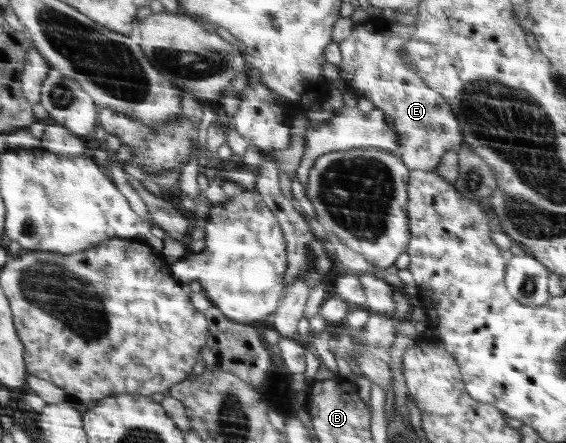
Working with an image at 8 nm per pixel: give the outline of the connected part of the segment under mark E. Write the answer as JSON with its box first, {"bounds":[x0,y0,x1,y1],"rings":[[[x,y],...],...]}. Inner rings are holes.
{"bounds":[337,17,464,171],"rings":[[[382,17],[368,18],[363,23],[355,23],[348,37],[339,43],[342,62],[337,68],[341,76],[341,85],[345,90],[358,99],[370,100],[376,109],[383,110],[392,117],[392,124],[395,130],[398,130],[400,138],[400,150],[396,153],[404,159],[404,162],[414,170],[434,171],[440,164],[444,152],[450,148],[457,151],[464,140],[456,116],[450,110],[450,103],[446,102],[446,98],[438,91],[432,90],[423,78],[418,78],[414,67],[408,65],[399,55],[403,44],[410,40],[415,30],[415,24],[402,25],[397,20],[384,20]]]}

